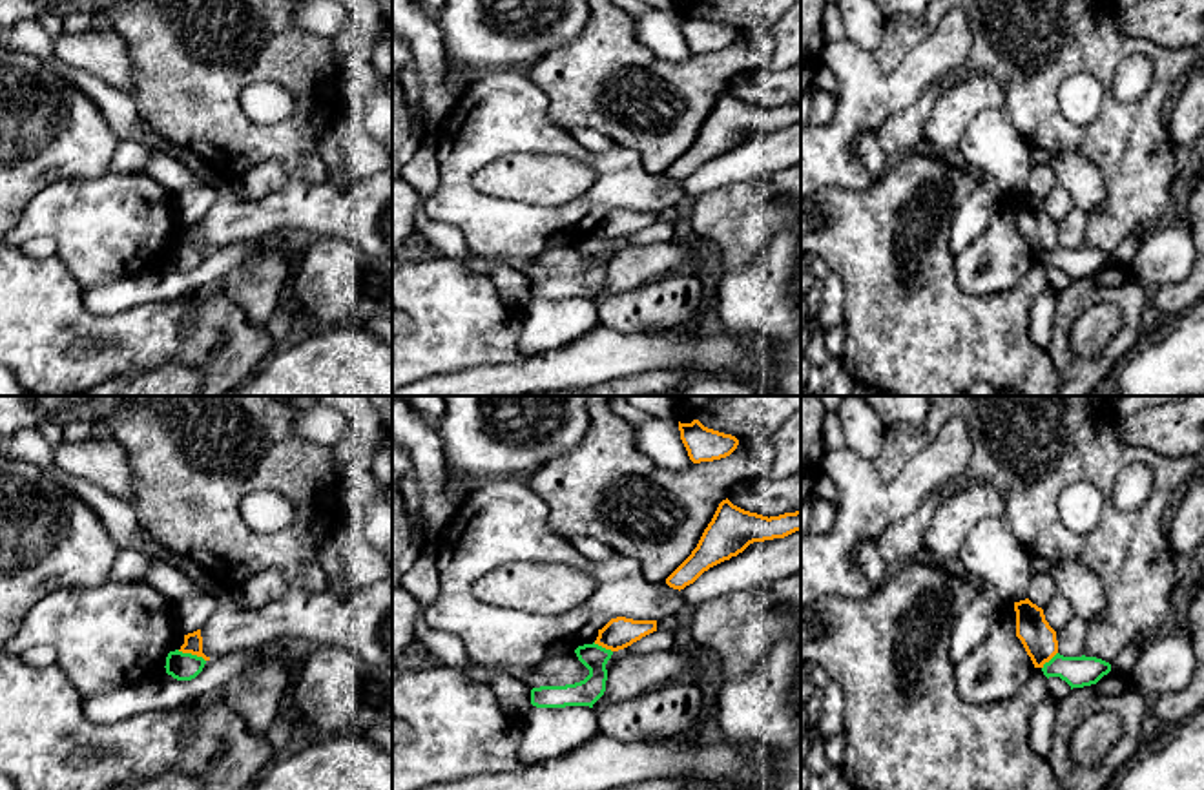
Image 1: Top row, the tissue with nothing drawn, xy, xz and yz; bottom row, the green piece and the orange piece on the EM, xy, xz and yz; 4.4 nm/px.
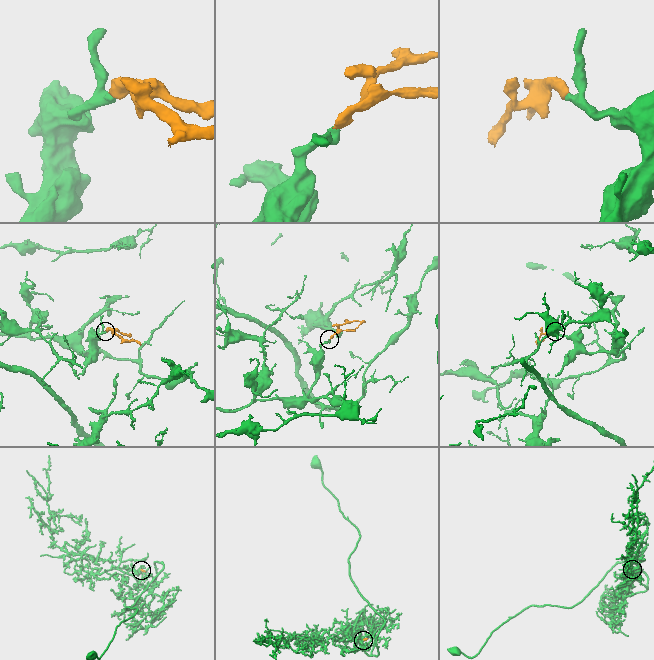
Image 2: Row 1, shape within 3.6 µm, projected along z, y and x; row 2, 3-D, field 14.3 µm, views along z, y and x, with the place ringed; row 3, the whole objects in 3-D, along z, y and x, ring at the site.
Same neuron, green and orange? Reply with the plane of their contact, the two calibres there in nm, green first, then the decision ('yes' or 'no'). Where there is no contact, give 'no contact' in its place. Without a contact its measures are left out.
meets green in xy; 130 nm thick on the green side, 80 nm on the other; no

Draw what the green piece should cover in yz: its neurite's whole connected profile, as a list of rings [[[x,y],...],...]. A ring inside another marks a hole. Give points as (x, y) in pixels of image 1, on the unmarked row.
[[[1056,244],[1043,255],[1042,263],[1047,270],[1060,268],[1073,281],[1096,275],[1111,263],[1111,255],[1096,248],[1064,248]]]

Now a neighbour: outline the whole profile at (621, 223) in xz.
[[[617,208],[598,221],[595,235],[611,243],[618,243],[653,223],[657,223],[657,212],[633,212]]]

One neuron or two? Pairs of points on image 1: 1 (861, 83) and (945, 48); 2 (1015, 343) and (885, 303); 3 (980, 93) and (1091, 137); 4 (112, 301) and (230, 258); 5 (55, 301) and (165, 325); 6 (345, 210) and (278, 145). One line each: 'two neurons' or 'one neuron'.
1: one neuron
2: one neuron
3: two neurons
4: one neuron
5: one neuron
6: two neurons

